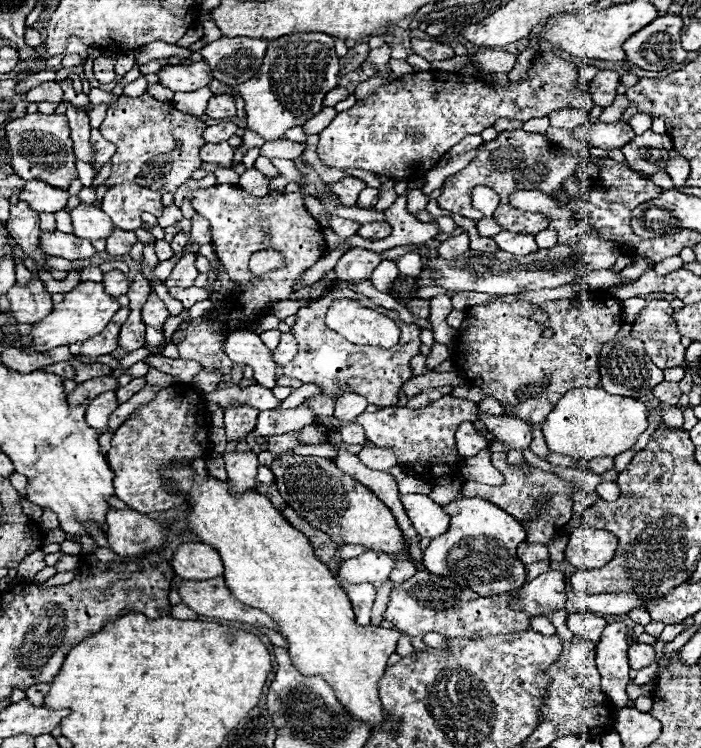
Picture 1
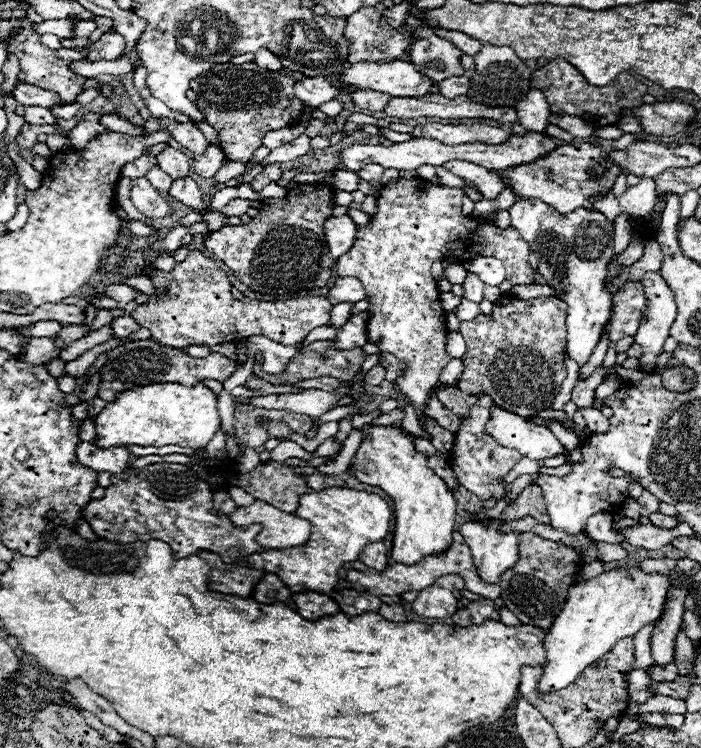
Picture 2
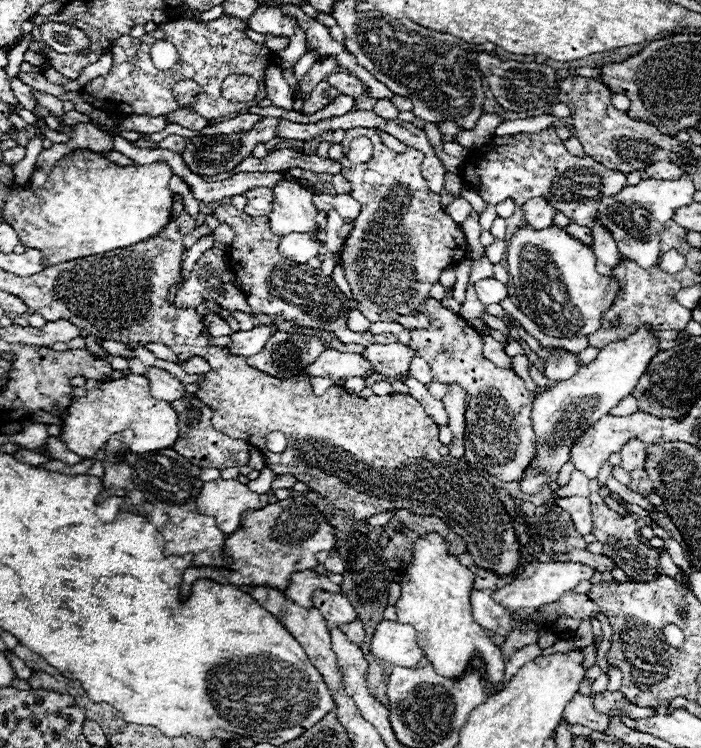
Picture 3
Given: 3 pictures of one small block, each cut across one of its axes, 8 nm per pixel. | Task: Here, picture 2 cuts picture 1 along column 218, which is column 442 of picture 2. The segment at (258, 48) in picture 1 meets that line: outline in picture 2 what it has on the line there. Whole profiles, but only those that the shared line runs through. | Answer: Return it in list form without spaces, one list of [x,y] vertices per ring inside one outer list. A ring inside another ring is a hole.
[[[430,28],[420,30],[410,46],[410,62],[418,68],[418,72],[426,74],[436,84],[446,78],[464,74],[460,58],[462,52],[448,40],[436,36]]]

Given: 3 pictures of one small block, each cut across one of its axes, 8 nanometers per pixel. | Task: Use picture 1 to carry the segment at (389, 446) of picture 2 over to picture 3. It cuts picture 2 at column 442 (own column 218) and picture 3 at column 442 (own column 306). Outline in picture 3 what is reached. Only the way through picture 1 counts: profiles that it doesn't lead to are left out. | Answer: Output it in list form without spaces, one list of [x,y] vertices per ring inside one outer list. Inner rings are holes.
[[[428,534],[424,538],[420,538],[416,542],[416,546],[414,546],[412,562],[410,562],[406,574],[402,576],[402,596],[396,602],[398,622],[410,624],[410,626],[416,628],[416,632],[418,632],[418,646],[424,650],[424,656],[428,658],[428,662],[434,666],[434,670],[440,676],[454,678],[454,680],[460,678],[466,672],[466,668],[470,666],[472,656],[478,654],[482,658],[484,670],[486,670],[484,672],[486,688],[492,688],[492,686],[496,686],[496,684],[500,684],[504,680],[504,658],[502,658],[500,648],[490,642],[486,632],[472,618],[472,610],[470,610],[472,584],[474,584],[474,574],[468,568],[464,568],[462,564],[458,564],[456,556],[448,556],[444,538],[440,538],[438,534]]]

